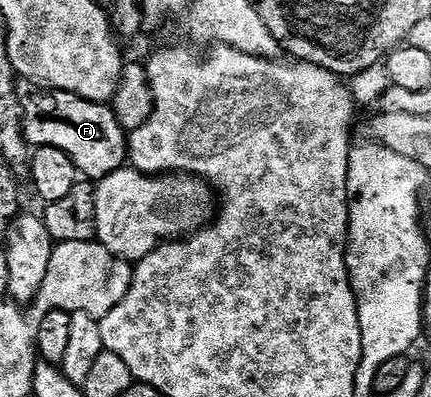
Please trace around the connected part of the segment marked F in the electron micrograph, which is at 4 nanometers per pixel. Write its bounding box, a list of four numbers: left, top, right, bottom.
[21,89,129,181]

